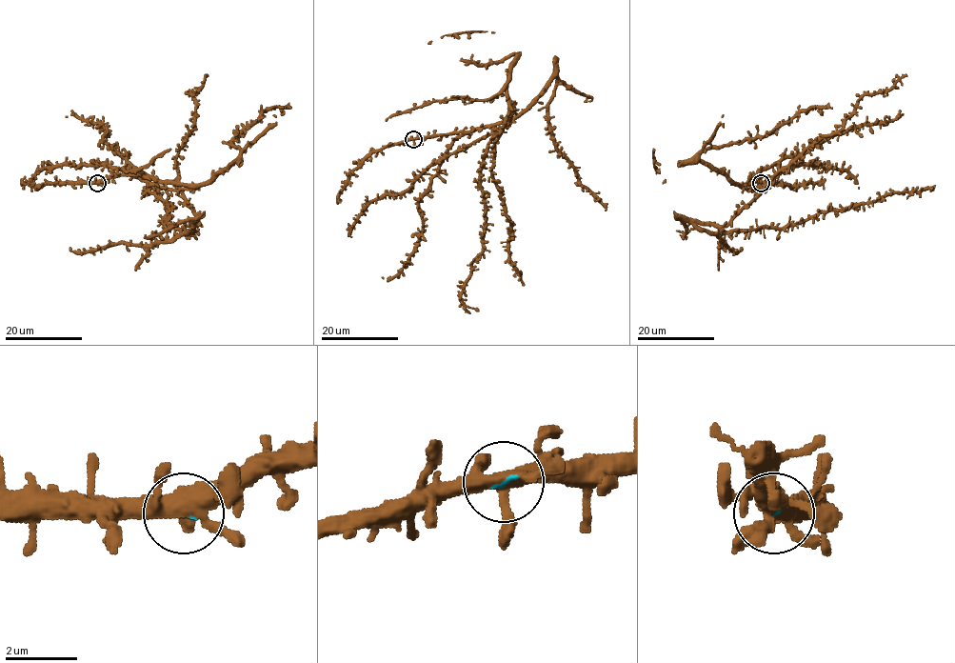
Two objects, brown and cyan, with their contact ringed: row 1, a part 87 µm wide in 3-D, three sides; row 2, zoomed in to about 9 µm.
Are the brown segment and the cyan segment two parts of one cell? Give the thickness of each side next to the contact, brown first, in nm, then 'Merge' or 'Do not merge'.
Thickness 420 nm (brown) against 70 nm. Merge

